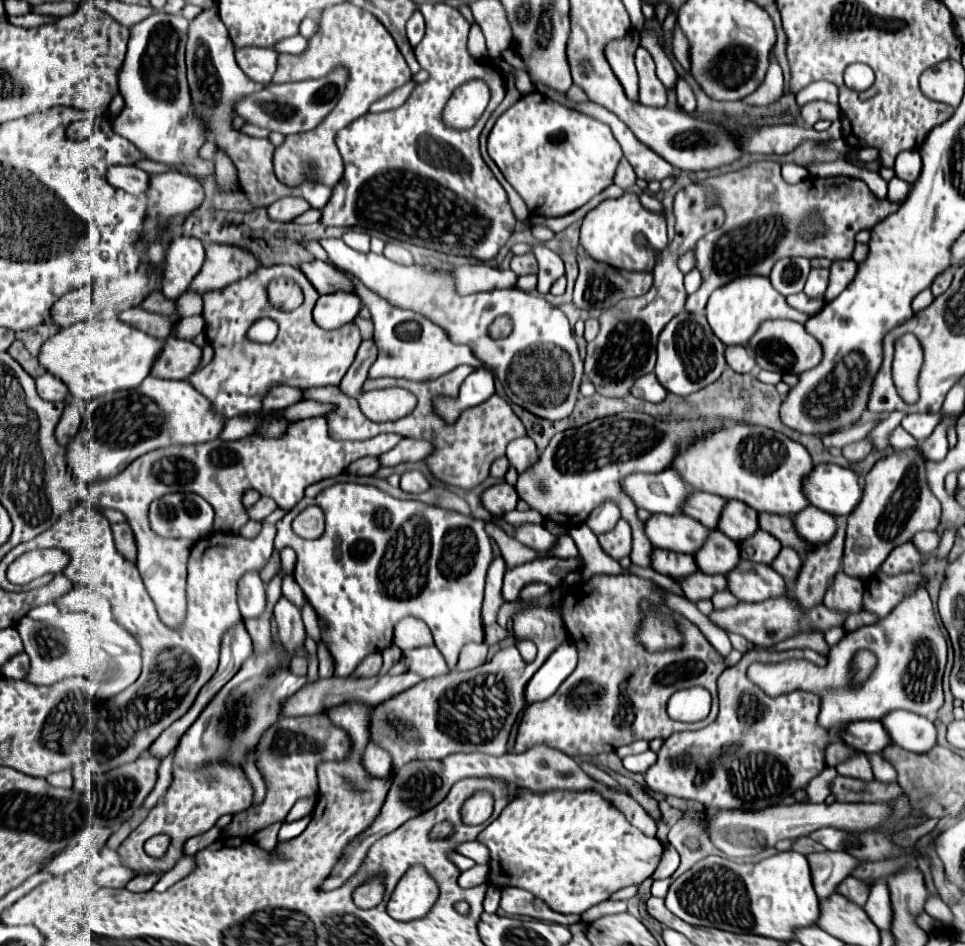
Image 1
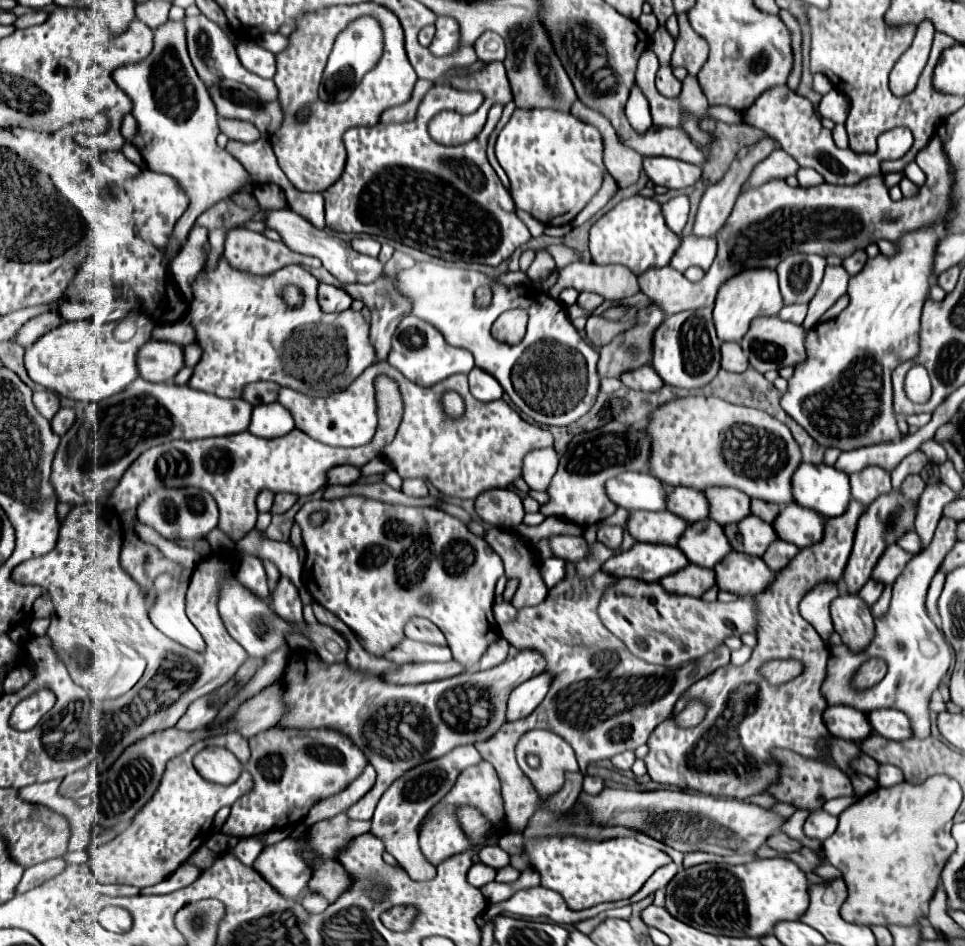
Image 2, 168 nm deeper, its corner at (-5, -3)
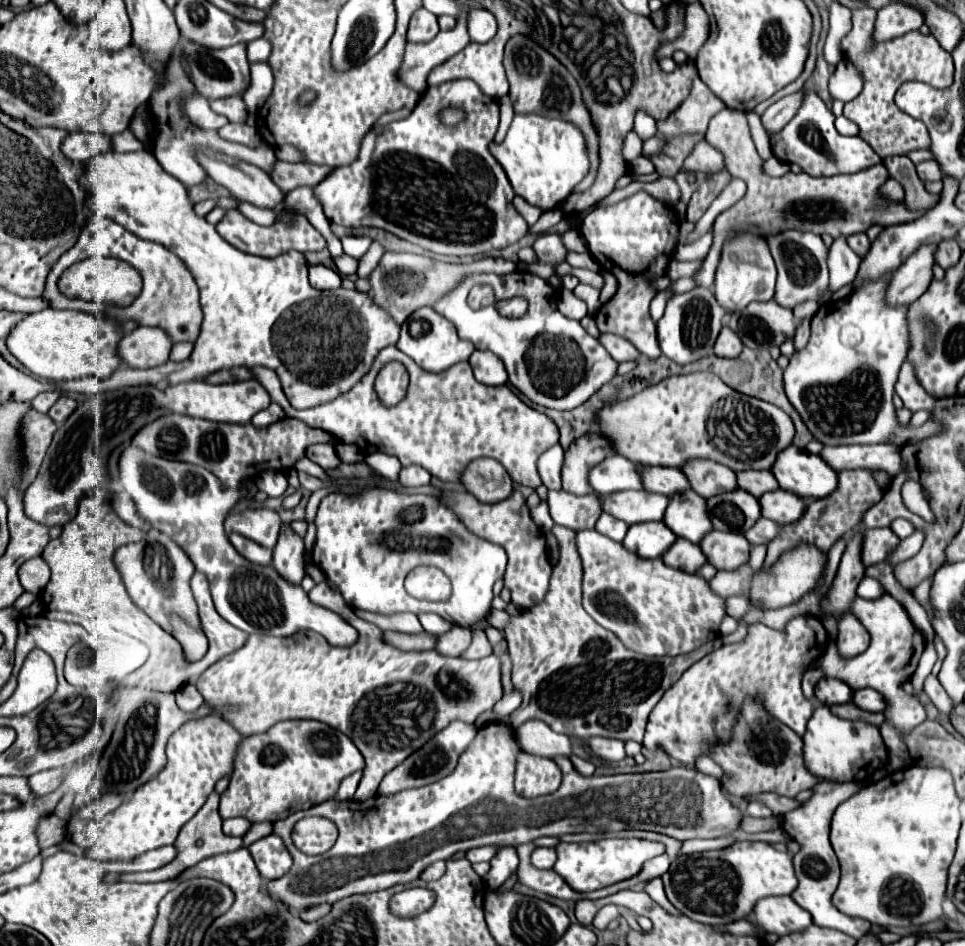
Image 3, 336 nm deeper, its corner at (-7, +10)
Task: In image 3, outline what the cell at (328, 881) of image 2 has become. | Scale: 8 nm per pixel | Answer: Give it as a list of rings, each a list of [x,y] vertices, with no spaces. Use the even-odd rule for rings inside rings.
[[[486,724],[480,728],[472,744],[460,756],[454,772],[444,780],[426,784],[422,788],[402,790],[396,796],[374,796],[366,802],[356,800],[326,800],[308,810],[300,810],[290,814],[284,820],[274,822],[274,834],[278,834],[286,848],[290,850],[294,864],[286,876],[272,880],[266,884],[266,892],[270,898],[280,900],[288,906],[292,914],[300,914],[306,908],[318,904],[334,904],[342,898],[354,894],[370,894],[392,888],[396,884],[406,884],[416,878],[434,862],[448,860],[456,852],[466,852],[476,846],[518,846],[526,842],[534,842],[542,836],[562,836],[574,832],[620,832],[620,830],[650,830],[658,834],[672,836],[676,840],[690,838],[718,838],[730,834],[738,828],[740,818],[744,816],[736,806],[724,798],[718,778],[702,774],[696,768],[678,766],[664,772],[646,772],[646,774],[618,774],[618,776],[580,776],[572,762],[566,756],[558,756],[554,760],[562,770],[562,784],[556,792],[536,798],[518,796],[514,790],[514,768],[516,756],[522,752],[514,732],[504,724]],[[304,816],[326,816],[338,826],[338,840],[332,850],[308,856],[302,854],[290,840],[292,826]]]

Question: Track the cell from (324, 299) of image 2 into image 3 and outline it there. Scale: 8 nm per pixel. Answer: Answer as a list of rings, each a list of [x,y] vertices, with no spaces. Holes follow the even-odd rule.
[[[322,264],[320,266],[308,266],[308,280],[318,290],[334,290],[334,288],[342,286],[340,276],[332,268],[326,268]]]

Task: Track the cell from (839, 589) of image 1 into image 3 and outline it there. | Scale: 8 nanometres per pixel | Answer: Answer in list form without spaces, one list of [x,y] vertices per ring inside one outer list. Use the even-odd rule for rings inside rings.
[[[844,614],[838,620],[838,652],[842,652],[842,656],[856,656],[862,654],[868,644],[870,644],[870,636],[866,632],[866,628],[856,620],[854,614]]]

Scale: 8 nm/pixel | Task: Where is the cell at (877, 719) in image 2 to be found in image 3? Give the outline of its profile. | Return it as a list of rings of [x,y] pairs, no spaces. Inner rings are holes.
[[[864,688],[864,690],[854,690],[854,692],[852,692],[852,702],[854,702],[858,708],[870,710],[870,712],[884,712],[884,708],[886,708],[884,698],[882,698],[878,692],[874,692],[872,688],[870,688],[870,690],[868,690],[868,688]]]

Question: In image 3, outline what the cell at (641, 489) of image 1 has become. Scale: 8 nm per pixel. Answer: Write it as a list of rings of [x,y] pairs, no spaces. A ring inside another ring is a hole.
[[[618,454],[608,456],[602,460],[602,464],[594,466],[588,480],[594,492],[600,496],[608,496],[620,490],[642,490],[642,480],[636,472],[636,464]]]

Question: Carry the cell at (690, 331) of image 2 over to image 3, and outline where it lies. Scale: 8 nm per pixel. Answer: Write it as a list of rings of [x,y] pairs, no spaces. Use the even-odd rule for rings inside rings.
[[[694,288],[684,294],[674,294],[668,300],[664,316],[656,324],[662,354],[678,364],[688,364],[712,354],[712,346],[722,328],[724,314],[726,310],[716,302],[712,288]]]

